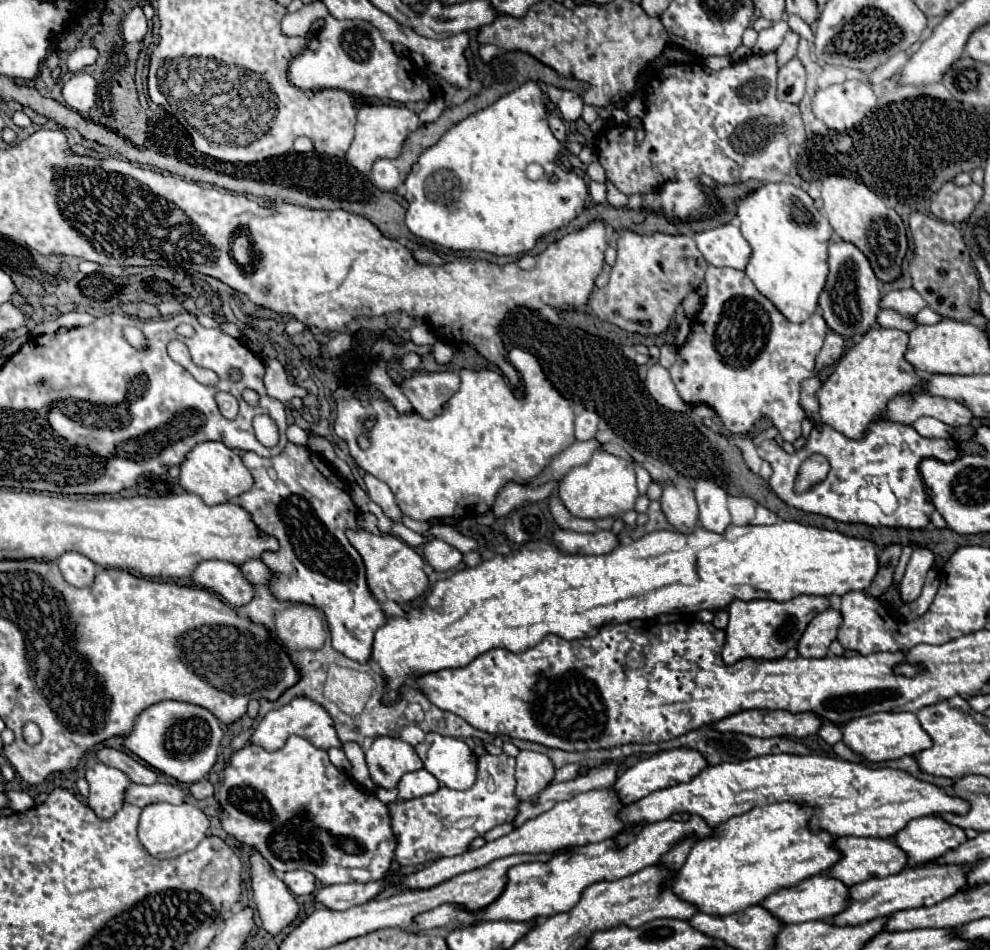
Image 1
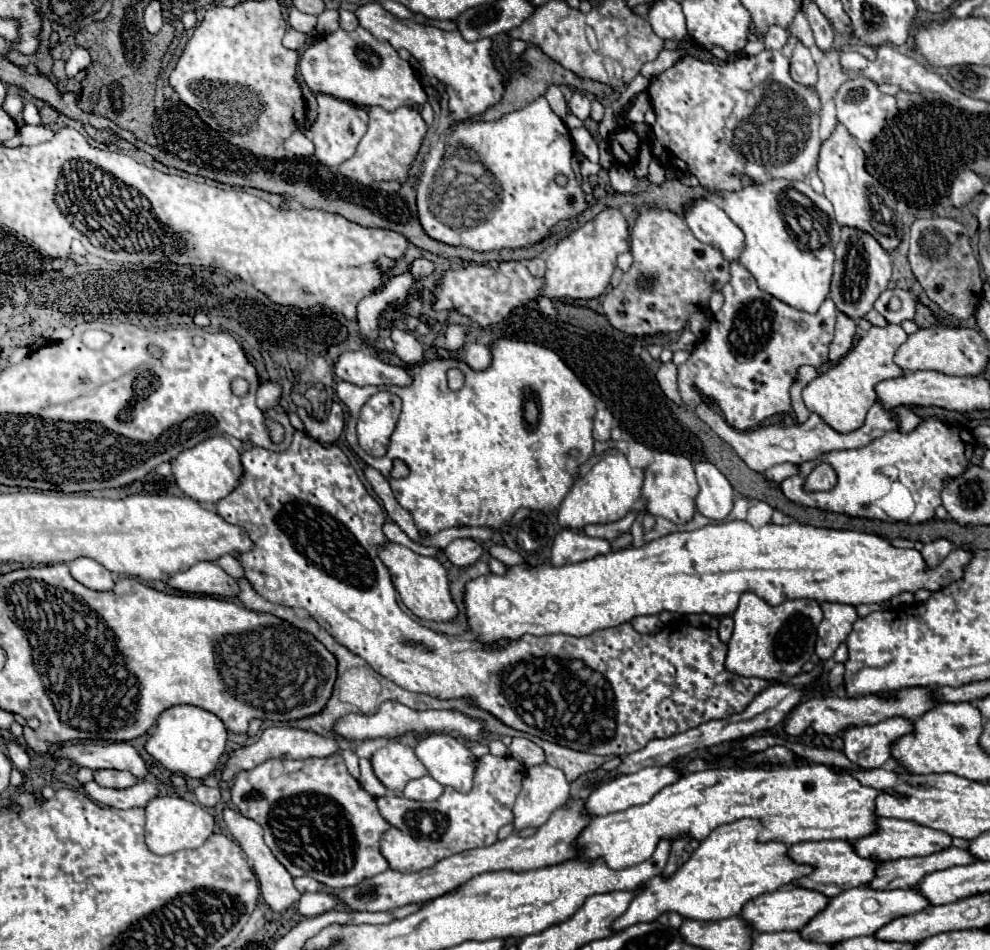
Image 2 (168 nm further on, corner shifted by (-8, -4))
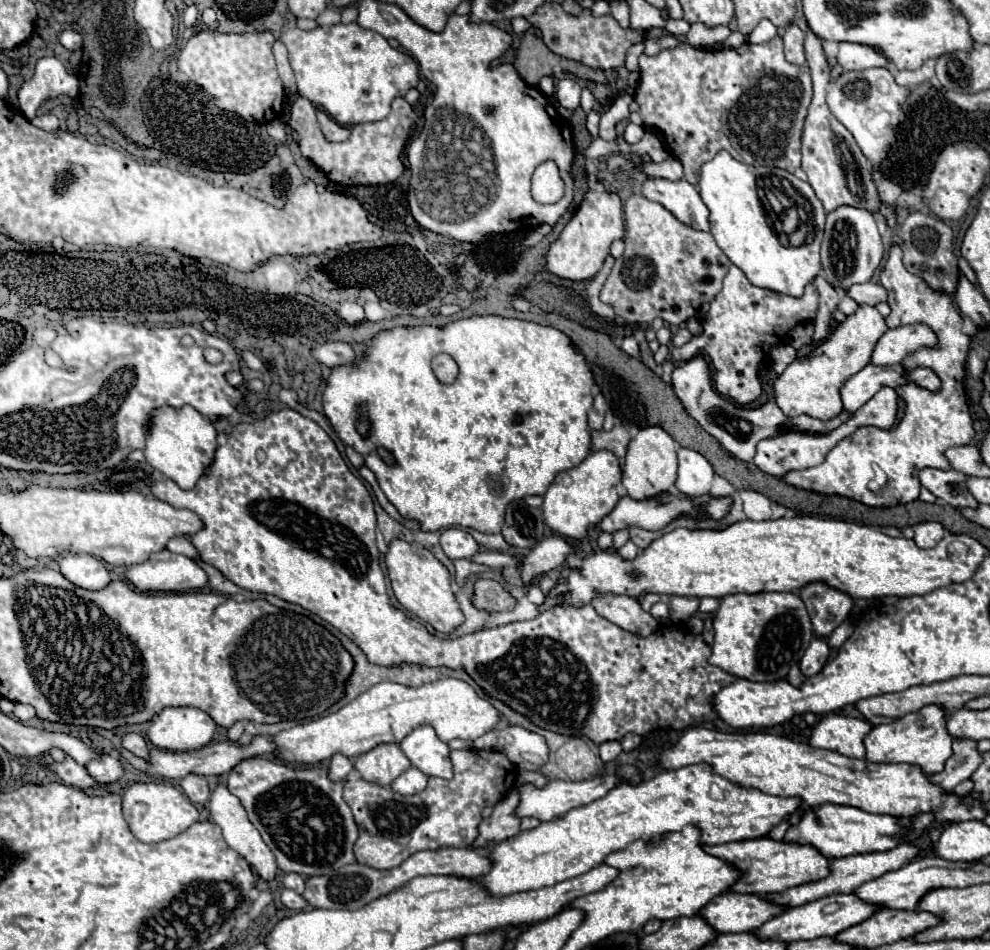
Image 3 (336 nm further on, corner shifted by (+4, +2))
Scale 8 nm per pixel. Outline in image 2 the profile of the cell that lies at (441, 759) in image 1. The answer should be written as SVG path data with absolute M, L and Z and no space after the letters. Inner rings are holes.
M438 733L422 739L414 751L438 783L454 787L460 793L472 789L476 757L464 743Z

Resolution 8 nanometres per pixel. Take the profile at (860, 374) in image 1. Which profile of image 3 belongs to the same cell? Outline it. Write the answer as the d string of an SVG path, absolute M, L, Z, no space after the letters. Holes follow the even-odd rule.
M860 305L854 315L848 315L844 323L838 323L830 337L826 337L808 357L792 361L782 375L774 381L774 401L786 417L810 415L820 421L828 421L842 413L842 401L838 399L838 387L870 363L870 351L874 343L888 331L884 317L876 307Z

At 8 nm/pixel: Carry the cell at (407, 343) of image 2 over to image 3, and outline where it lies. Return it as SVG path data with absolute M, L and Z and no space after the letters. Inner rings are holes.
M368 301L368 303L364 303L362 307L364 307L366 317L370 317L372 321L380 321L380 319L386 317L386 311L384 311L384 309L380 307L380 303L376 303L376 301Z

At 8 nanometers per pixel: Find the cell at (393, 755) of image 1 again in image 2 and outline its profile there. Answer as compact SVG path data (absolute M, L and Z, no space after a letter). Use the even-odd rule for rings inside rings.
M388 741L388 745L378 749L370 761L376 777L390 791L402 791L408 781L424 777L428 773L422 761L418 761L414 749L398 741Z

